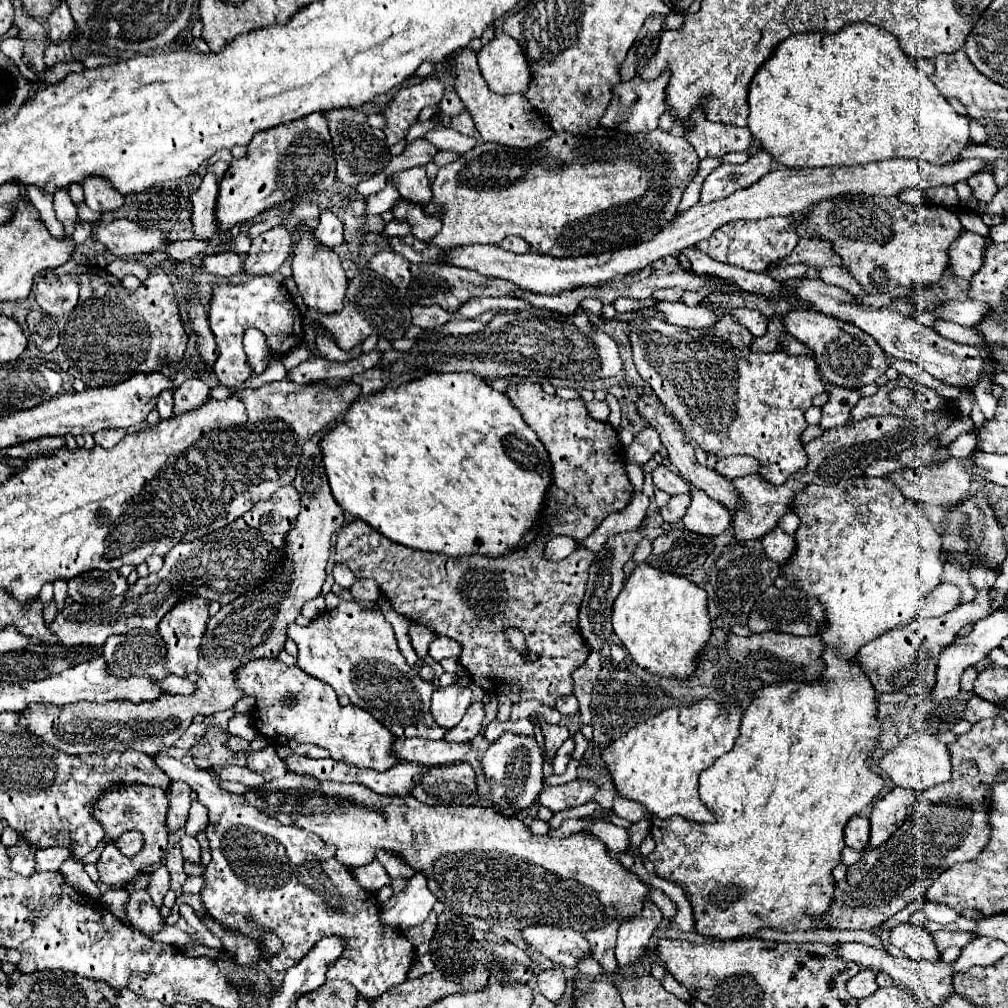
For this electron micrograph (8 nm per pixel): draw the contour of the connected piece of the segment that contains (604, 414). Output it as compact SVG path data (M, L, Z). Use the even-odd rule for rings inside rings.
M593 400L593 402L587 402L587 410L589 410L589 416L595 418L595 420L601 420L601 422L607 422L609 418L609 406L607 402L599 402L599 400Z

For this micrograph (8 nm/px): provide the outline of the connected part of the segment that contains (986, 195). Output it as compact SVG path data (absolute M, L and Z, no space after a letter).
M991 168L979 170L975 176L971 176L967 180L967 184L973 188L973 194L977 196L979 202L989 202L991 196L995 194L995 190L997 190L997 184L995 184Z

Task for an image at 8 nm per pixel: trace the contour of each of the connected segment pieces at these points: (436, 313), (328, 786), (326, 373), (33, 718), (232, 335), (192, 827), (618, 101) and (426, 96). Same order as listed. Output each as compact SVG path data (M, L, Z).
M417 304L411 306L411 316L413 316L413 324L419 328L435 328L449 322L451 318L439 306L417 306Z
M287 772L281 780L267 782L263 788L253 788L243 798L247 800L247 804L259 808L259 812L263 812L267 816L271 814L273 818L277 818L283 824L315 832L317 836L321 836L321 840L325 844L335 846L335 858L345 866L363 866L363 864L373 862L375 850L379 850L379 848L385 848L385 850L391 850L391 852L403 856L407 864L411 864L413 868L419 868L419 872L427 874L429 888L437 896L437 900L443 902L445 908L449 908L451 912L455 912L457 916L467 918L467 920L471 916L477 916L477 918L483 918L487 922L513 920L513 922L525 922L525 926L549 924L549 926L575 928L579 932L589 932L589 930L605 928L607 924L611 924L611 920L617 918L617 912L619 912L619 922L625 922L625 920L631 920L631 918L639 916L639 912L643 910L643 904L649 900L649 886L637 874L633 874L629 868L625 868L617 858L613 858L609 854L609 848L595 834L581 830L581 832L575 832L567 838L557 838L557 836L551 836L551 834L537 836L517 816L503 816L501 812L495 812L495 808L491 808L491 806L489 808L485 808L485 806L471 806L471 808L465 808L465 806L427 806L427 804L415 800L413 796L385 796L385 794L371 792L371 788L363 788L363 784L355 784L355 782L343 784L343 782L333 782L333 780L315 780L313 776L299 776L297 772Z
M373 350L367 354L361 354L355 360L349 362L331 362L325 358L309 358L291 372L287 372L287 378L305 384L305 382L315 382L315 380L349 380L355 374L363 374L365 370L373 368L379 362L381 352Z
M331 424L303 444L297 476L293 480L293 486L301 496L301 512L295 520L295 528L285 534L287 548L283 564L279 564L279 570L271 572L271 580L265 580L259 588L235 598L227 606L221 606L221 610L207 622L199 648L197 688L191 696L167 694L159 696L159 700L143 704L131 704L131 700L113 700L107 704L79 702L71 706L33 704L21 714L21 728L27 728L31 734L67 754L93 754L95 750L131 748L151 756L161 748L173 746L197 714L209 716L219 710L233 708L245 696L245 692L241 692L235 684L237 670L243 662L253 662L259 658L279 660L279 654L285 648L287 626L295 622L307 600L321 594L331 534L343 526L343 508L335 502L329 490L317 446L327 428L331 428Z
M253 276L245 284L221 284L213 288L211 312L209 312L211 332L219 348L219 358L213 364L213 372L219 382L227 388L239 388L251 374L251 366L243 354L243 334L247 328L257 328L267 336L267 344L273 354L287 354L291 348L303 342L303 318L283 282L275 276Z
M193 800L191 804L191 812L189 812L189 820L185 824L185 830L195 836L197 832L201 832L207 826L207 808L203 808L203 804L199 804L199 800Z
M661 72L655 80L643 80L635 76L629 82L619 82L613 90L611 106L601 118L601 124L605 128L617 128L623 132L649 132L657 128L659 116L667 110L667 102L665 102L667 84L669 84L669 72Z
M429 76L421 84L401 88L395 94L395 98L381 112L381 116L385 118L385 124L387 124L385 136L387 136L389 146L403 140L405 134L409 132L409 128L413 124L421 122L419 114L423 108L435 106L441 102L441 92L443 92L441 88L445 88L441 84L441 80L435 76Z

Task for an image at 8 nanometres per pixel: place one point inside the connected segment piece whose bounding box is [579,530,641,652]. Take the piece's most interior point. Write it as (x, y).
(606, 578)

